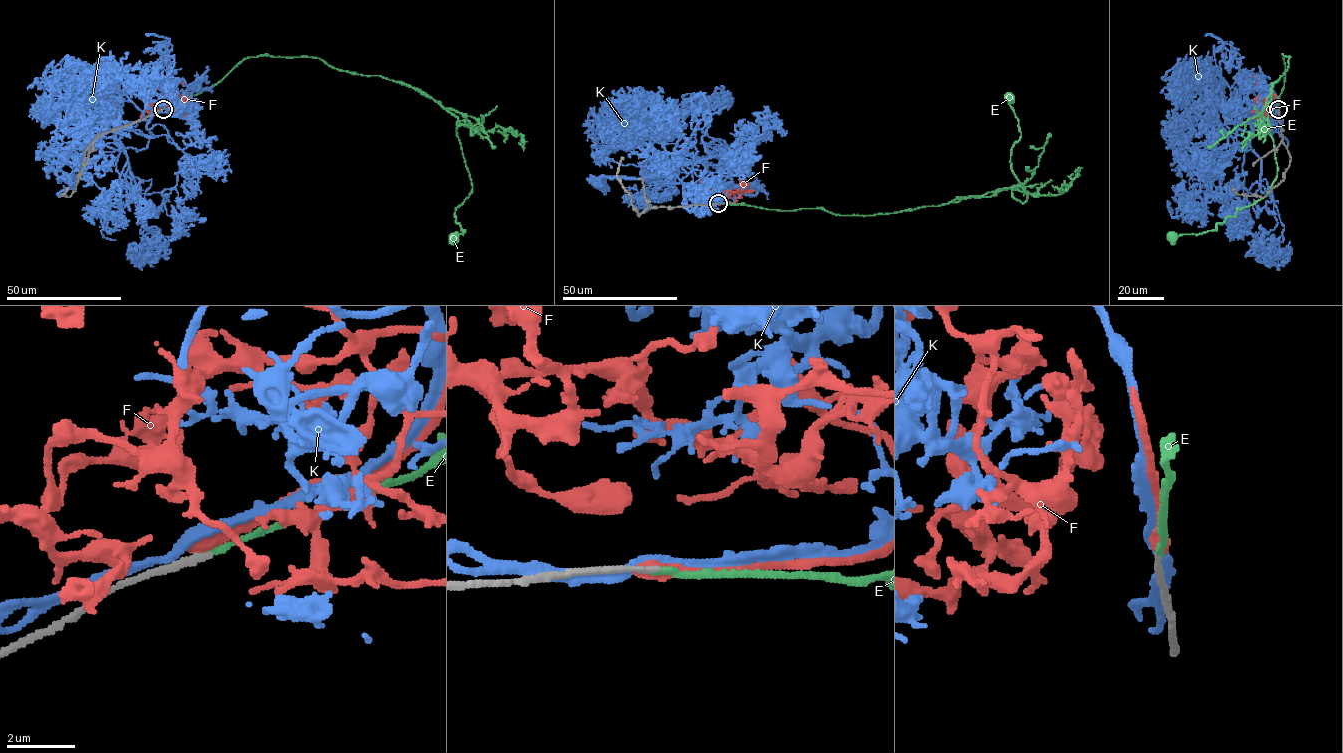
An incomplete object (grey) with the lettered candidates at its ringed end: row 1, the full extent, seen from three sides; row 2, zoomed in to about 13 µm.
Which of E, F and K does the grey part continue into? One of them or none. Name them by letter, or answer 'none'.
E

